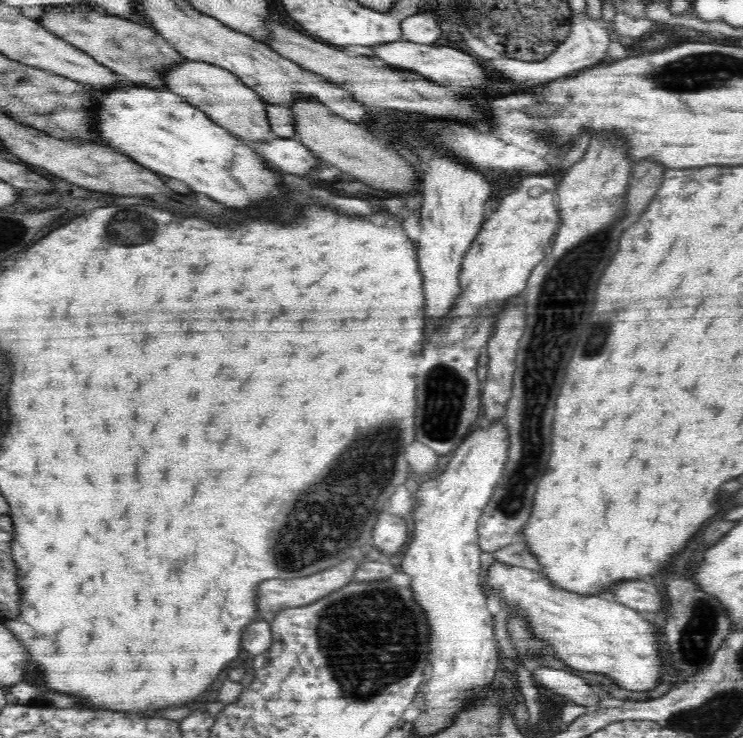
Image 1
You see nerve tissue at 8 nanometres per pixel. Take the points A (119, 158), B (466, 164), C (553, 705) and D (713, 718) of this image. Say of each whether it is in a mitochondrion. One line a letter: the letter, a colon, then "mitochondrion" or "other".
A: other
B: other
C: other
D: mitochondrion

